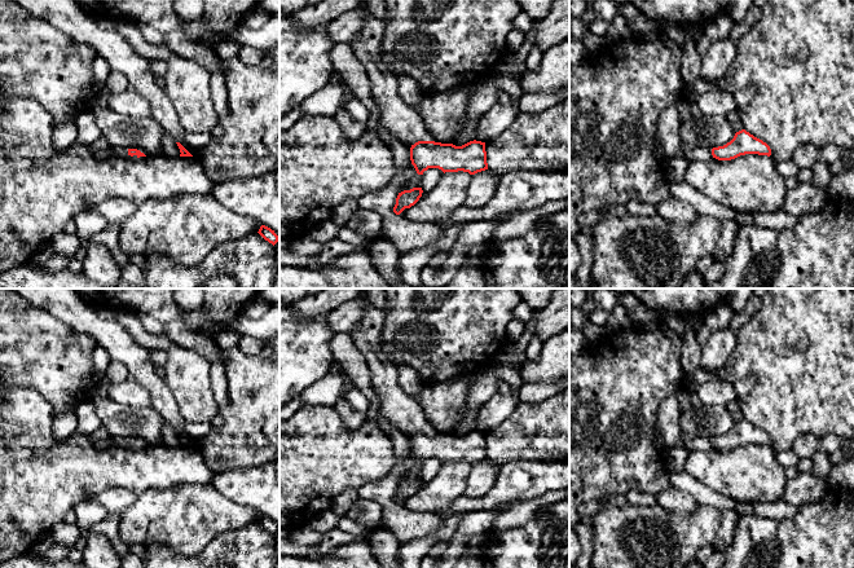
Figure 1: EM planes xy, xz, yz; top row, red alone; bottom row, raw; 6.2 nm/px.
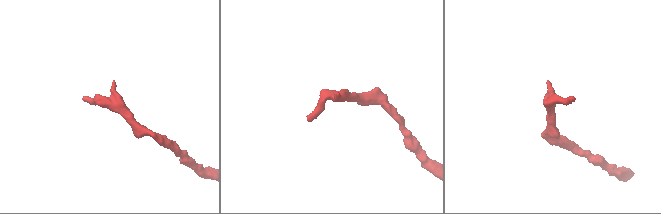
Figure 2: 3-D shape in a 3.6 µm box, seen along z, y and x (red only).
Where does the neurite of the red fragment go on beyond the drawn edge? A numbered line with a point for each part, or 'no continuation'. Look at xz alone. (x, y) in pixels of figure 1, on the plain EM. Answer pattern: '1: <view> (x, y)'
1: xz (403, 410)

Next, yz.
1: yz (691, 444)

